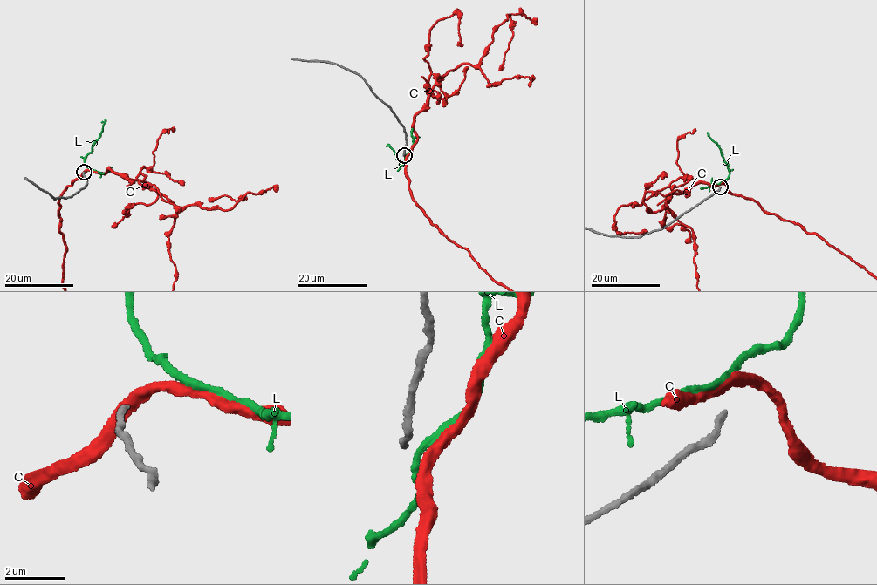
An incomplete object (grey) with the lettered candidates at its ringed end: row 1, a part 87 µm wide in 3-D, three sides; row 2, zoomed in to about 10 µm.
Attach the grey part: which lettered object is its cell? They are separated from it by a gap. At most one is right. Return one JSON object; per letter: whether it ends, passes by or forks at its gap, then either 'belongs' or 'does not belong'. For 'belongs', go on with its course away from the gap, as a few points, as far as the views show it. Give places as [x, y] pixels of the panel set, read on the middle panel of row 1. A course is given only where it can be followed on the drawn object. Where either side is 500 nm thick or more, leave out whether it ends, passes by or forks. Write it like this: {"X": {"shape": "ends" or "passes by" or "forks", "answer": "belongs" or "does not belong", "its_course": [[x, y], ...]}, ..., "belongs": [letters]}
{"C": {"shape": "passes by", "answer": "does not belong"}, "L": {"shape": "passes by", "answer": "does not belong"}, "belongs": []}

